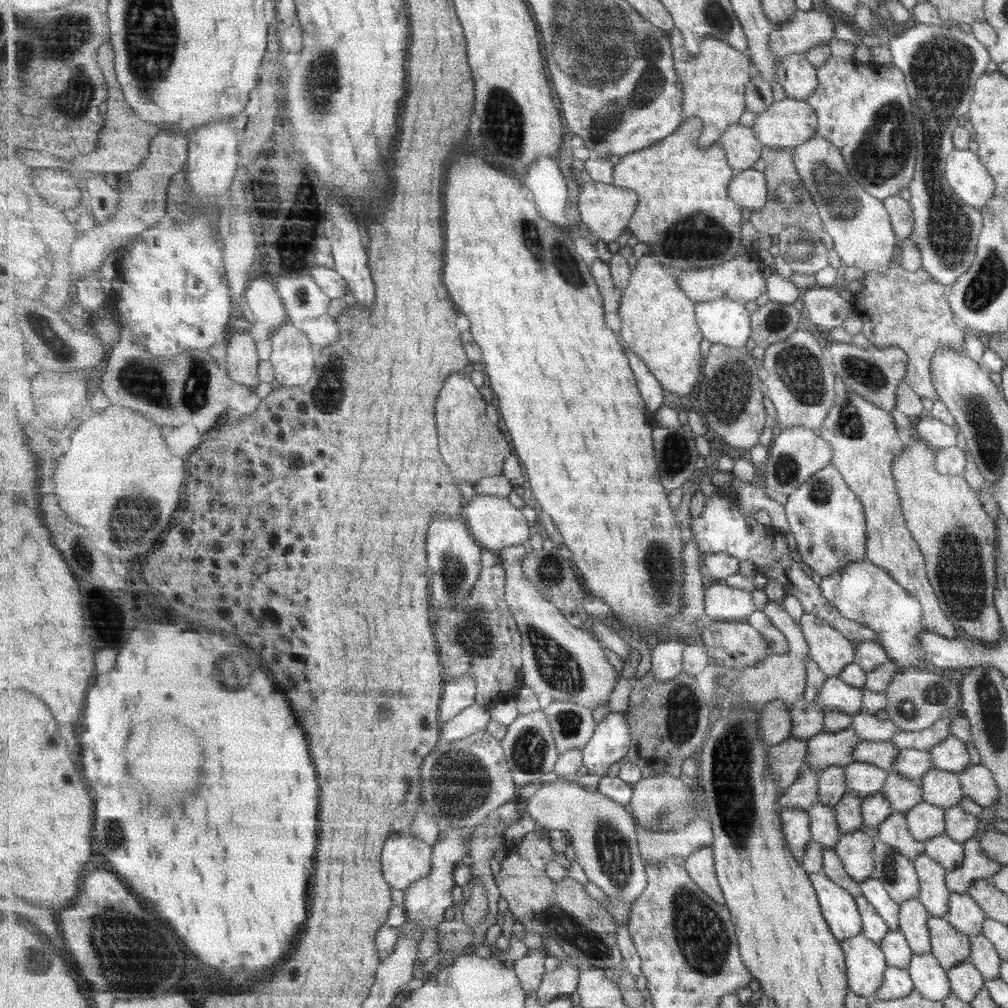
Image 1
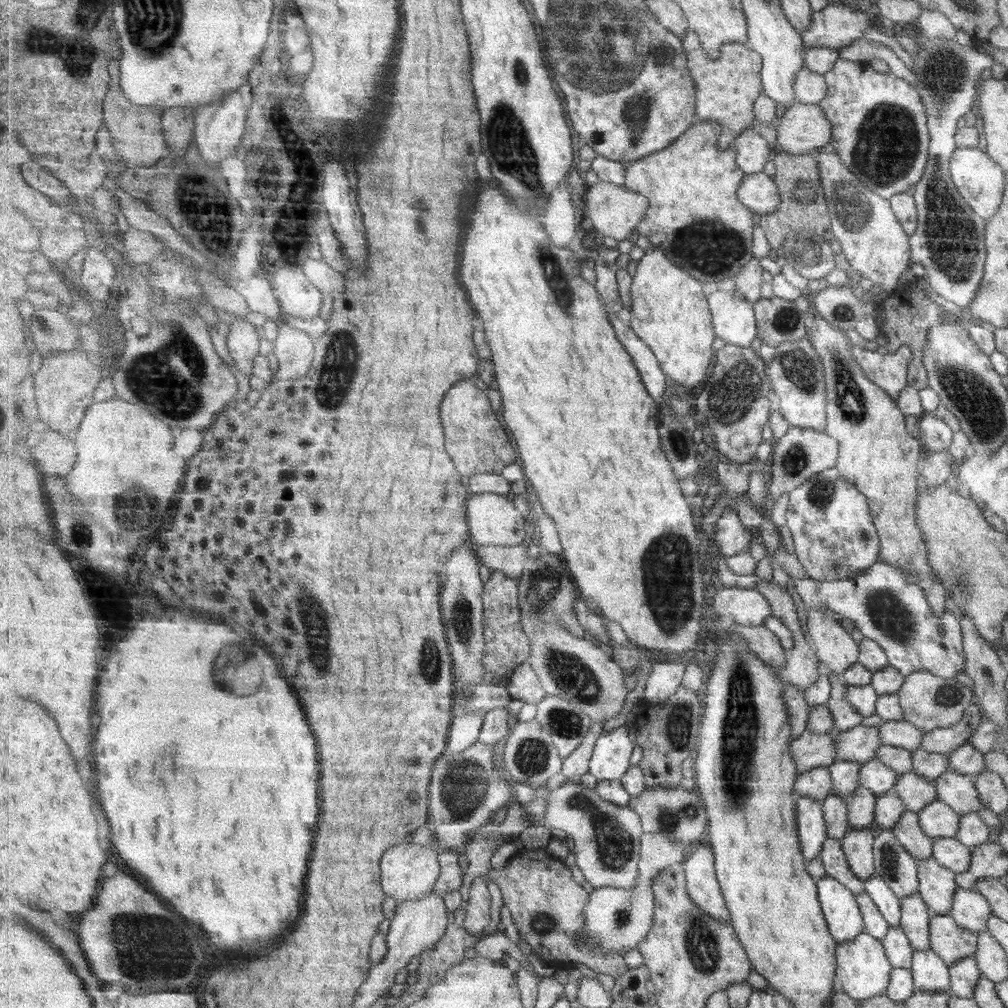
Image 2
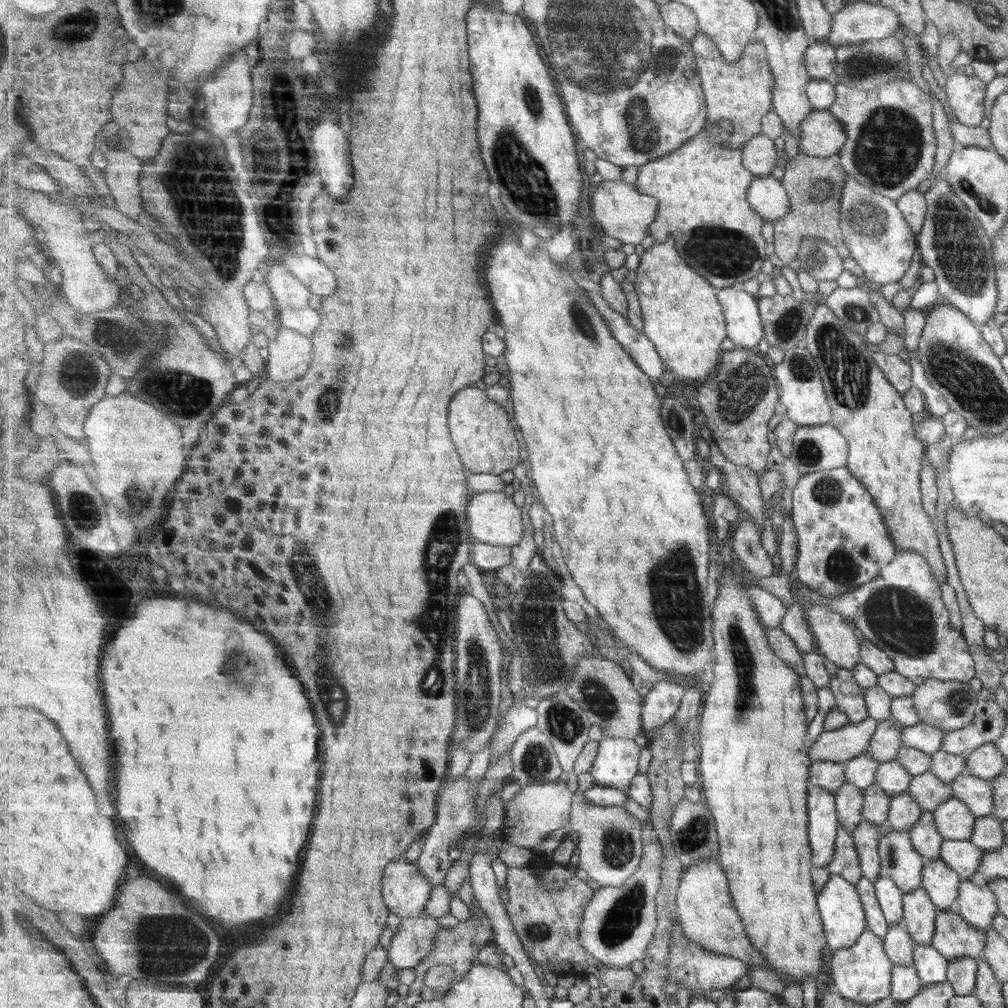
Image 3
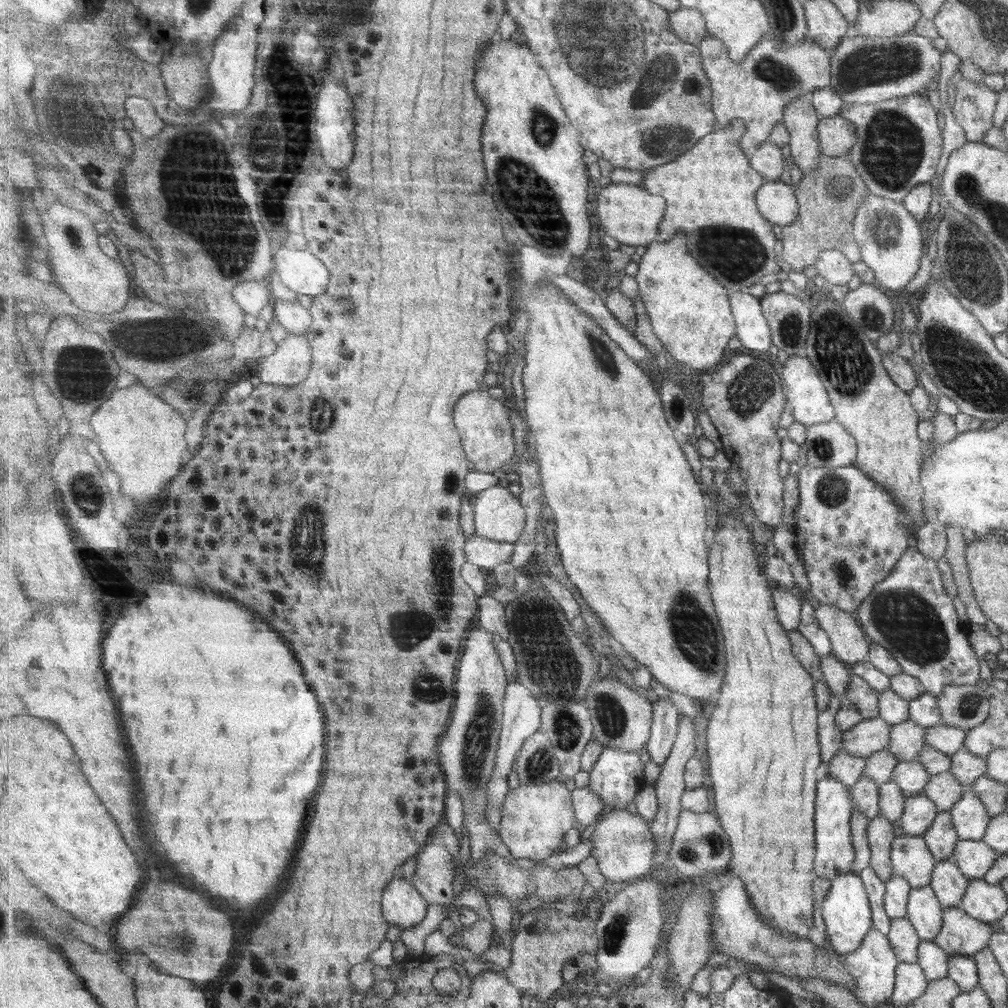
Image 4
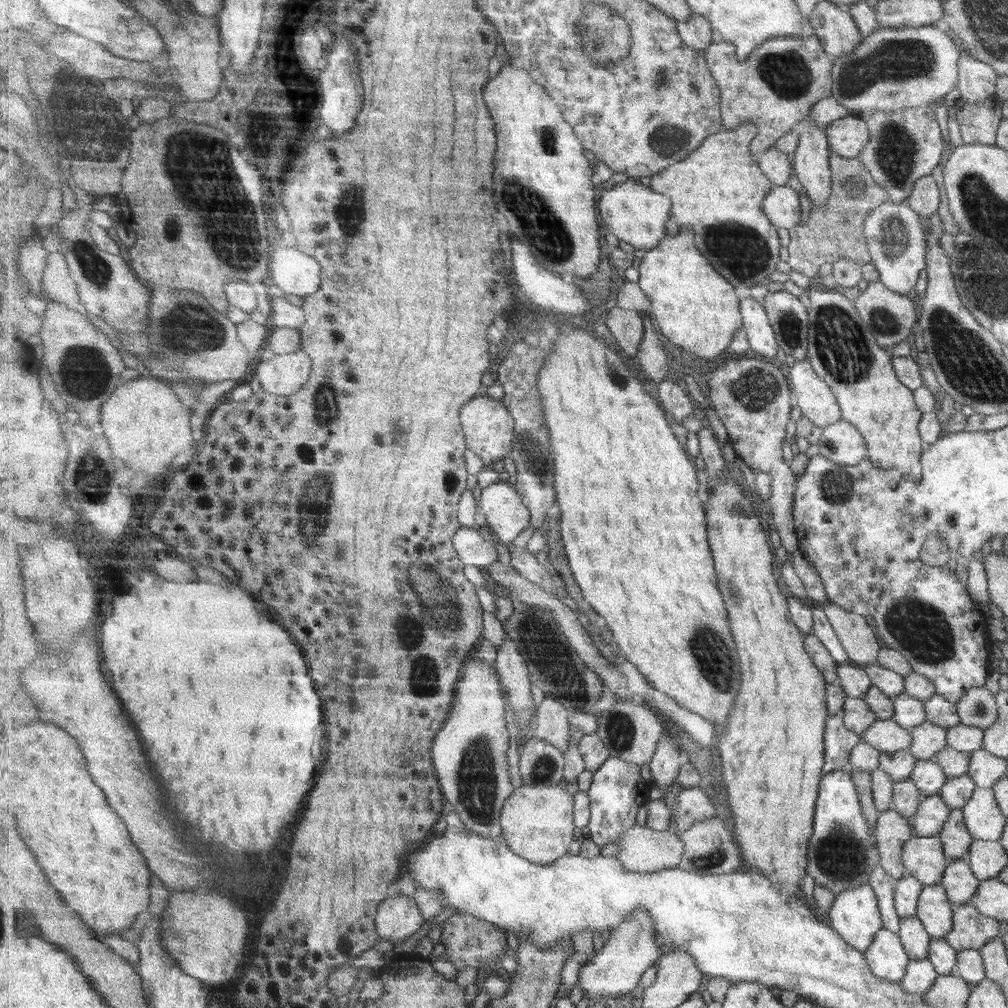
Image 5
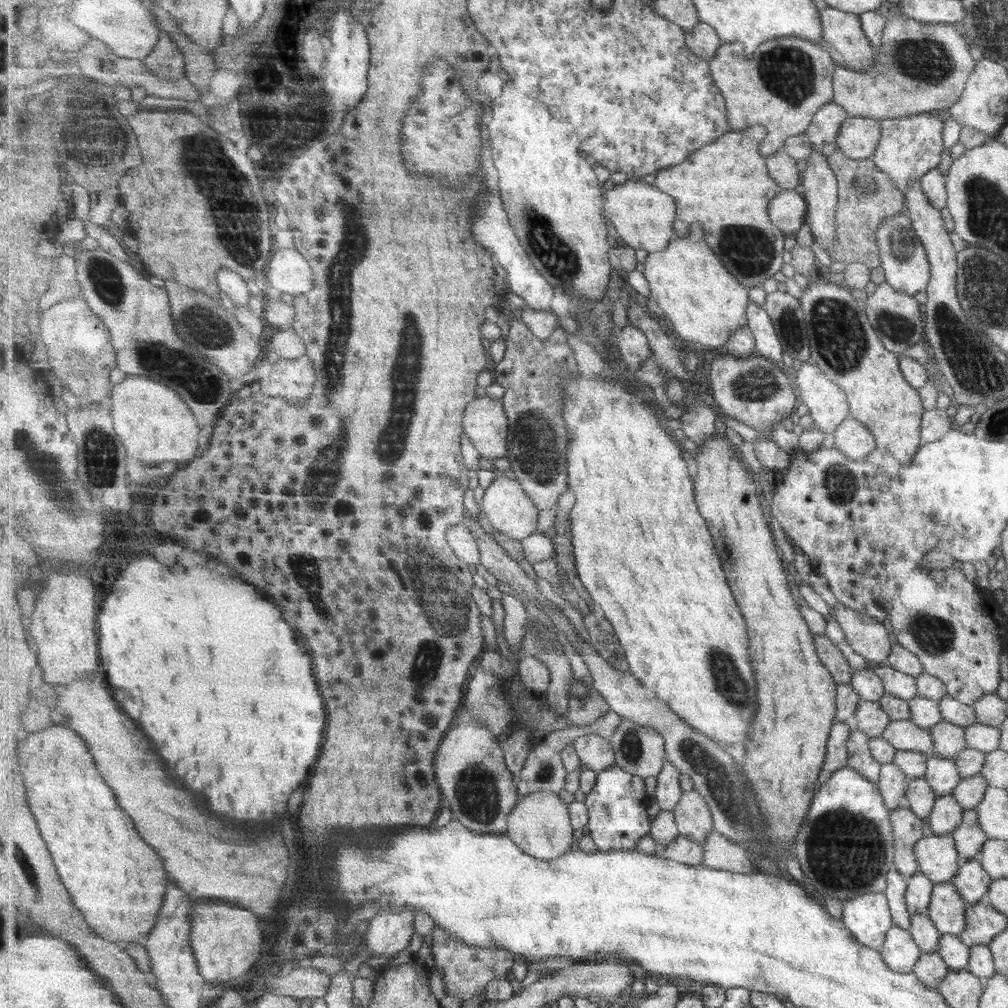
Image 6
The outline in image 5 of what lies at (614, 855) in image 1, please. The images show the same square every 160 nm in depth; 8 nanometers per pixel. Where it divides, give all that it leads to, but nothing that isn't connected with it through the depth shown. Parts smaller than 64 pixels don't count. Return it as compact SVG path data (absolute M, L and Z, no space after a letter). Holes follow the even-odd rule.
M646 824L642 826L634 826L629 831L625 831L621 835L621 841L616 844L617 854L615 858L621 860L621 864L629 870L629 872L661 872L679 867L679 863L684 858L685 846L681 842L679 833L673 834L669 831L657 831L649 828Z

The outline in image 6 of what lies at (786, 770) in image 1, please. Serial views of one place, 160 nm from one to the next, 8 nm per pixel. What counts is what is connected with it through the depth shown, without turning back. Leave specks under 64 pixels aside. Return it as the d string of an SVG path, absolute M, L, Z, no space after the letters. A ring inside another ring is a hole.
M910 720L889 721L880 736L896 751L915 751L926 755L932 752L930 732L915 726Z

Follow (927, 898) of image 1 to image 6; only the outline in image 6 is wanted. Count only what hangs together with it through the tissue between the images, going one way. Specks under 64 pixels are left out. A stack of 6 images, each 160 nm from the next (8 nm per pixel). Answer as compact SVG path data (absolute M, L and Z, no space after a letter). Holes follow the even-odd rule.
M974 859L960 861L957 873L950 883L955 885L959 900L969 906L984 901L985 892L987 892L991 879Z

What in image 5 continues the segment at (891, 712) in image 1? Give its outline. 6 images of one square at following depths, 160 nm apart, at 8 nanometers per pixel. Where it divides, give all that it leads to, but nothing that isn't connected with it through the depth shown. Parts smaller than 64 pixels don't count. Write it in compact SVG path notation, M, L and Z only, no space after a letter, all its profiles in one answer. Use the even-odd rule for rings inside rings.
M984 686L969 687L954 705L961 724L984 729L996 719L994 696Z

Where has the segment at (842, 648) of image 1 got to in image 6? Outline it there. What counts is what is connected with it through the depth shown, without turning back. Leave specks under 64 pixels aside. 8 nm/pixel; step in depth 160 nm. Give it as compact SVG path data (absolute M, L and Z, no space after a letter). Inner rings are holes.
M841 603L831 608L831 616L838 621L843 636L856 653L869 662L886 663L892 643L886 625L863 622L861 615Z

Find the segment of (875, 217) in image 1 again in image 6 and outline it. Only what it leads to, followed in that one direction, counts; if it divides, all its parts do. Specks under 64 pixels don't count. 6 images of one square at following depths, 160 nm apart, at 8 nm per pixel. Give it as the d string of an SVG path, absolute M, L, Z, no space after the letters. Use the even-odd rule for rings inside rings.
M902 209L899 214L884 218L874 234L875 246L878 248L878 259L884 270L884 279L893 290L913 297L914 292L926 289L929 280L929 265L924 248L916 237L910 220Z

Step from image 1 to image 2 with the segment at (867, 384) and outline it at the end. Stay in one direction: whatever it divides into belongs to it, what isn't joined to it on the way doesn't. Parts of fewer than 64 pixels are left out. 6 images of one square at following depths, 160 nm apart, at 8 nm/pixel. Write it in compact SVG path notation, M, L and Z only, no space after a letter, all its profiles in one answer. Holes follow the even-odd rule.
M851 345L851 358L863 372L863 376L881 388L893 402L897 401L901 389L906 384L907 366L911 360L909 349L899 345L893 353L879 354L879 352Z

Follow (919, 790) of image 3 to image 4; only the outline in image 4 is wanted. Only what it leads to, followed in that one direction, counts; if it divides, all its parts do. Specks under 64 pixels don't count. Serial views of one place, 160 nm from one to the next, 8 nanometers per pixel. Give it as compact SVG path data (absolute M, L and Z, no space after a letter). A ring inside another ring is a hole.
M947 771L928 775L927 784L921 794L925 795L938 811L948 811L962 796L963 787Z

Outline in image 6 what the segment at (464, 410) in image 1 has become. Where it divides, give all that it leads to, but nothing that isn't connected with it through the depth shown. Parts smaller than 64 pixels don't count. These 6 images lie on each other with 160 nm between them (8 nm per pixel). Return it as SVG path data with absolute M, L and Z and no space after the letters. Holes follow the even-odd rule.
M486 395L477 397L466 408L464 429L481 457L490 462L508 451L510 422L504 403Z

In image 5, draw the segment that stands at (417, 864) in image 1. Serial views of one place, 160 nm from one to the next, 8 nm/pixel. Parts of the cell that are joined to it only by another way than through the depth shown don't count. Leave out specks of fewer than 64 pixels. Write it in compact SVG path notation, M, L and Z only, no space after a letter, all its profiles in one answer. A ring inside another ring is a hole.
M394 893L380 905L376 916L380 938L393 944L419 932L421 924L425 921L414 896Z

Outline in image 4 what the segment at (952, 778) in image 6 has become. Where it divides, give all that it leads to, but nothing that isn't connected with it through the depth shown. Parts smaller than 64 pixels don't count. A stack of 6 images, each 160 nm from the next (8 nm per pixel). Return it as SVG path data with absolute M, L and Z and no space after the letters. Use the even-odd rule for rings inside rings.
M898 760L893 767L890 780L901 789L904 797L909 797L921 794L927 784L928 774L917 760Z

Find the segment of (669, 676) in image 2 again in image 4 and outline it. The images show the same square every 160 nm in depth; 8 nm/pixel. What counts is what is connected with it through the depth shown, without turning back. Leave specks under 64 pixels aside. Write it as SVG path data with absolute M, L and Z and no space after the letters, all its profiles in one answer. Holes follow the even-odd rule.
M653 698L654 724L646 746L651 760L660 768L673 750L680 726L680 716L668 698Z

